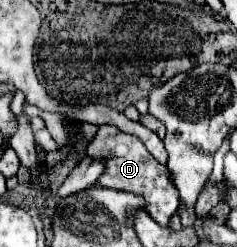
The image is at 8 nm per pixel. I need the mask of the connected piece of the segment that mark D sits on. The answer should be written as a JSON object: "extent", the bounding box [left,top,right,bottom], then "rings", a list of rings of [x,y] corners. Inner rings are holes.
{"extent":[85,126,179,226],"rings":[[[101,126],[97,136],[89,142],[89,146],[85,150],[85,156],[105,162],[105,170],[103,170],[103,174],[97,180],[99,186],[141,194],[147,200],[149,214],[159,224],[167,226],[167,220],[175,214],[175,210],[179,206],[177,188],[173,186],[173,182],[171,182],[171,178],[167,174],[167,168],[163,164],[159,164],[149,154],[149,150],[143,146],[143,142],[137,136],[125,134],[119,128],[115,128],[115,126]]]}

